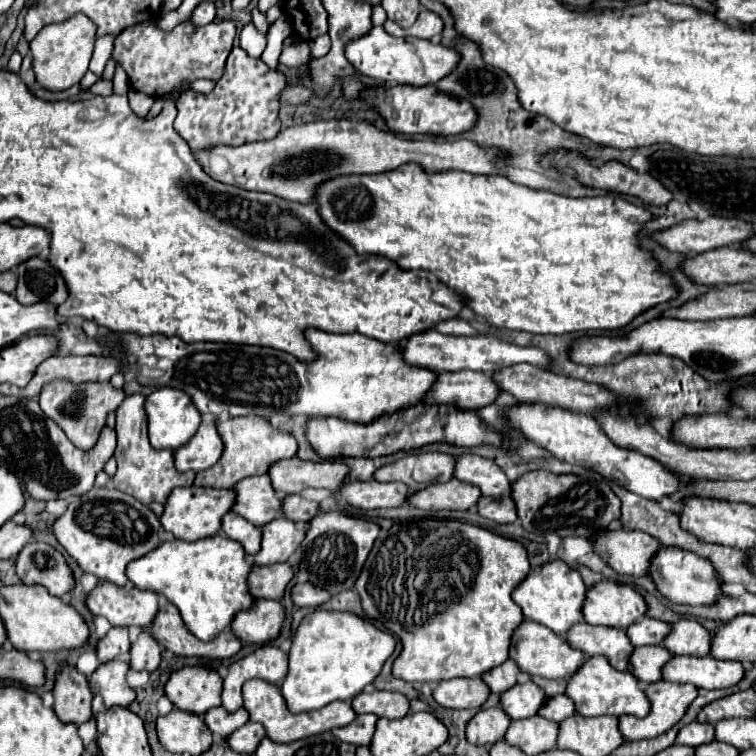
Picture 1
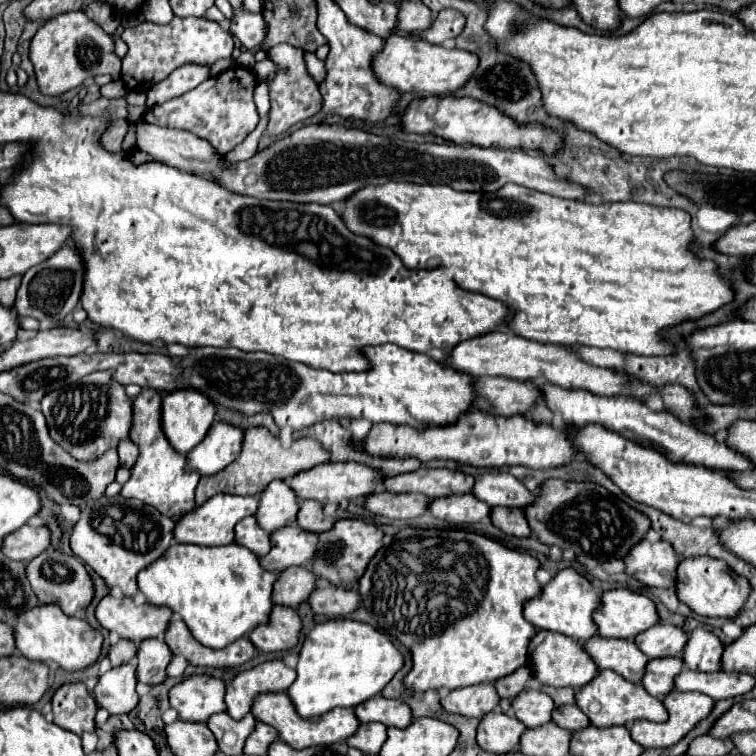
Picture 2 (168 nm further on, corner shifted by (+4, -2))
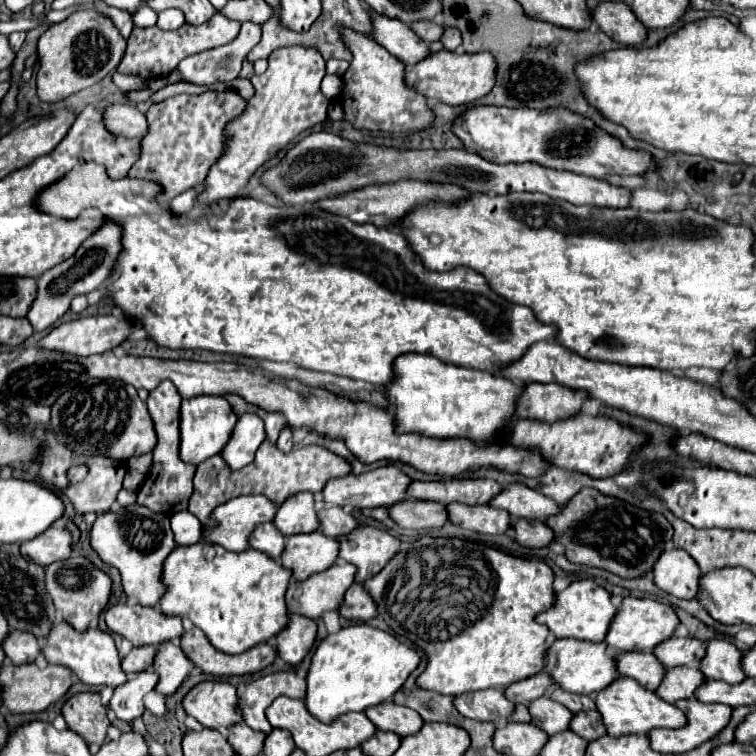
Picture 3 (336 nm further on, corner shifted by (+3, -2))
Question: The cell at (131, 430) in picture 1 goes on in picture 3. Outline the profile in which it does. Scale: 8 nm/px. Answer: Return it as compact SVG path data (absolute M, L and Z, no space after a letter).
M162 380L158 384L158 388L154 388L148 394L146 406L152 418L152 424L156 428L156 436L158 436L158 444L154 446L152 452L152 468L148 474L146 484L138 490L138 504L148 506L154 512L164 512L168 516L180 512L180 510L188 510L188 500L194 492L194 472L196 466L186 464L180 460L178 456L178 444L180 444L180 432L178 432L178 424L180 424L180 400L182 396L176 392L174 384L170 380Z

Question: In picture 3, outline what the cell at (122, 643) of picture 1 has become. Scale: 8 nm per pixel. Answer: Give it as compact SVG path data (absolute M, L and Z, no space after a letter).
M138 646L138 648L132 648L132 652L122 658L122 670L126 674L142 672L142 670L146 670L146 668L152 666L154 654L156 654L156 648L154 646Z

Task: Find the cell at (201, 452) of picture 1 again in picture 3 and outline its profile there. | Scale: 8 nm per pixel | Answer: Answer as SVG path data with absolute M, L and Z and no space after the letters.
M242 414L238 416L238 424L234 426L234 436L230 436L230 444L222 450L222 458L232 470L240 470L254 460L258 446L266 440L264 422L258 414Z

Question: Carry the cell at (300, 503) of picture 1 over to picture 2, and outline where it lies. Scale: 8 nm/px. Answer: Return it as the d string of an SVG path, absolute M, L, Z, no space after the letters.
M305 500L301 502L301 512L297 516L297 524L309 532L327 532L333 528L333 524L337 522L337 518L327 516L323 512L323 504L317 504L313 500Z

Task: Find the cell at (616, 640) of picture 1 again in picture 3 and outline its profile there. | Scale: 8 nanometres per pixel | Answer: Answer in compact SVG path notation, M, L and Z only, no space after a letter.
M620 652L616 656L616 668L620 676L630 676L652 692L660 686L666 672L652 652Z

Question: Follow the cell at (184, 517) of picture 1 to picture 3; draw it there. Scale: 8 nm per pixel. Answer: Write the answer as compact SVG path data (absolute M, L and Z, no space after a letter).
M236 496L214 508L210 520L216 524L202 528L202 540L242 552L248 548L248 536L254 526L258 522L270 522L274 514L276 504L266 496Z

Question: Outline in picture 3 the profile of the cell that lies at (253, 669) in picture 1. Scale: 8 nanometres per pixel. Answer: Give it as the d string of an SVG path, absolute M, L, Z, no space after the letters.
M288 670L252 680L238 702L238 710L242 712L242 722L254 730L268 734L272 726L268 724L264 710L272 704L276 696L282 696L282 694L288 698L304 698L306 680L298 678L294 672L288 672Z

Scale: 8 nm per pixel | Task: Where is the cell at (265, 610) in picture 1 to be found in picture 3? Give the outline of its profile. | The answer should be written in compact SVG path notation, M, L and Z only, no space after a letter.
M292 614L286 628L276 636L276 652L286 662L296 666L308 654L316 638L316 622L306 616Z

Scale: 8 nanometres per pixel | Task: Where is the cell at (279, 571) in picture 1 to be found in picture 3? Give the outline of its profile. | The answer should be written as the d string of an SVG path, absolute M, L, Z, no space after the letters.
M346 562L332 564L326 572L316 572L306 580L292 582L286 590L286 606L290 614L320 618L324 610L336 610L344 592L354 582L356 568Z

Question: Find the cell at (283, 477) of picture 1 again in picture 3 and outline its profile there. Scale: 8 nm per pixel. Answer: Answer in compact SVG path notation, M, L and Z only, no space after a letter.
M388 464L388 466L380 466L376 470L368 470L360 476L356 474L348 474L342 478L334 478L328 480L322 496L324 496L324 504L326 506L340 506L340 508L376 508L376 506L392 506L400 500L406 498L406 488L412 480L396 466Z

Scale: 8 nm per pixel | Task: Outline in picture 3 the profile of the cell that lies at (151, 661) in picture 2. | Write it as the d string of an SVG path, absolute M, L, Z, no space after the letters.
M168 640L166 644L160 644L154 656L154 664L152 664L154 672L158 672L158 684L154 690L164 696L176 692L176 688L188 676L192 666L194 664L184 656L178 642Z

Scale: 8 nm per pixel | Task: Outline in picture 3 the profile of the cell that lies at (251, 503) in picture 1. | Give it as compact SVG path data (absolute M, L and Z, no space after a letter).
M300 492L298 496L290 496L290 500L284 500L278 506L272 522L284 536L318 530L318 516L312 492Z

